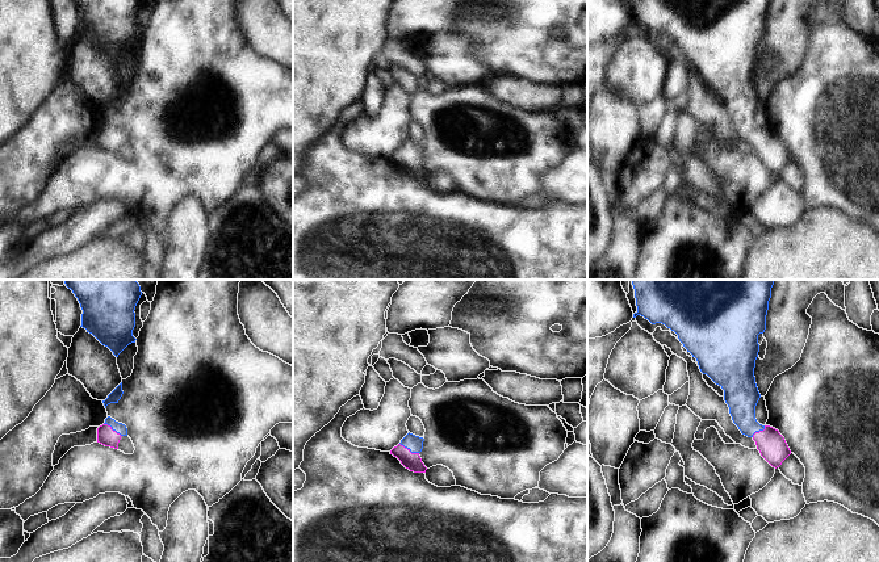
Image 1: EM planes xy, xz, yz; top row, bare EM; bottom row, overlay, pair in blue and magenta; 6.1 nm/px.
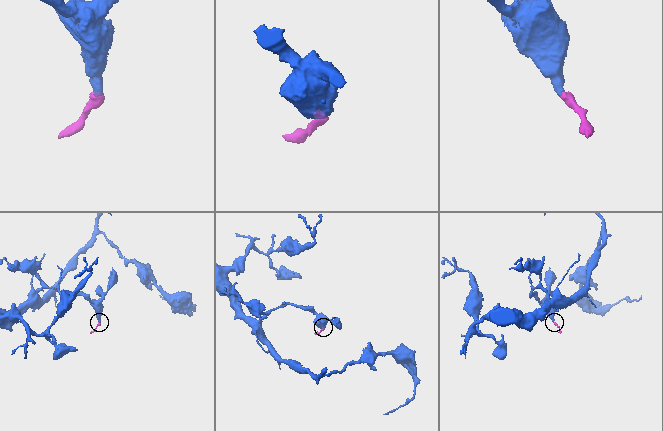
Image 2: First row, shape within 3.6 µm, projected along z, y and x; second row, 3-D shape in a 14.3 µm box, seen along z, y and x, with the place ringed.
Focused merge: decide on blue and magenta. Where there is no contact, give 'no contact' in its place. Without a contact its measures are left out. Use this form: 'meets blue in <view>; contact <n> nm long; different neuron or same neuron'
meets blue in xz; contact 140 nm long; same neuron

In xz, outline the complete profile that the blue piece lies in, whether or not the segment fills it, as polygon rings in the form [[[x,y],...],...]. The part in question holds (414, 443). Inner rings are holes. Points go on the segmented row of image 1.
[[[407,433],[401,443],[390,450],[390,454],[397,457],[401,464],[414,473],[426,473],[427,467],[422,462],[419,453],[423,449],[423,437]]]

